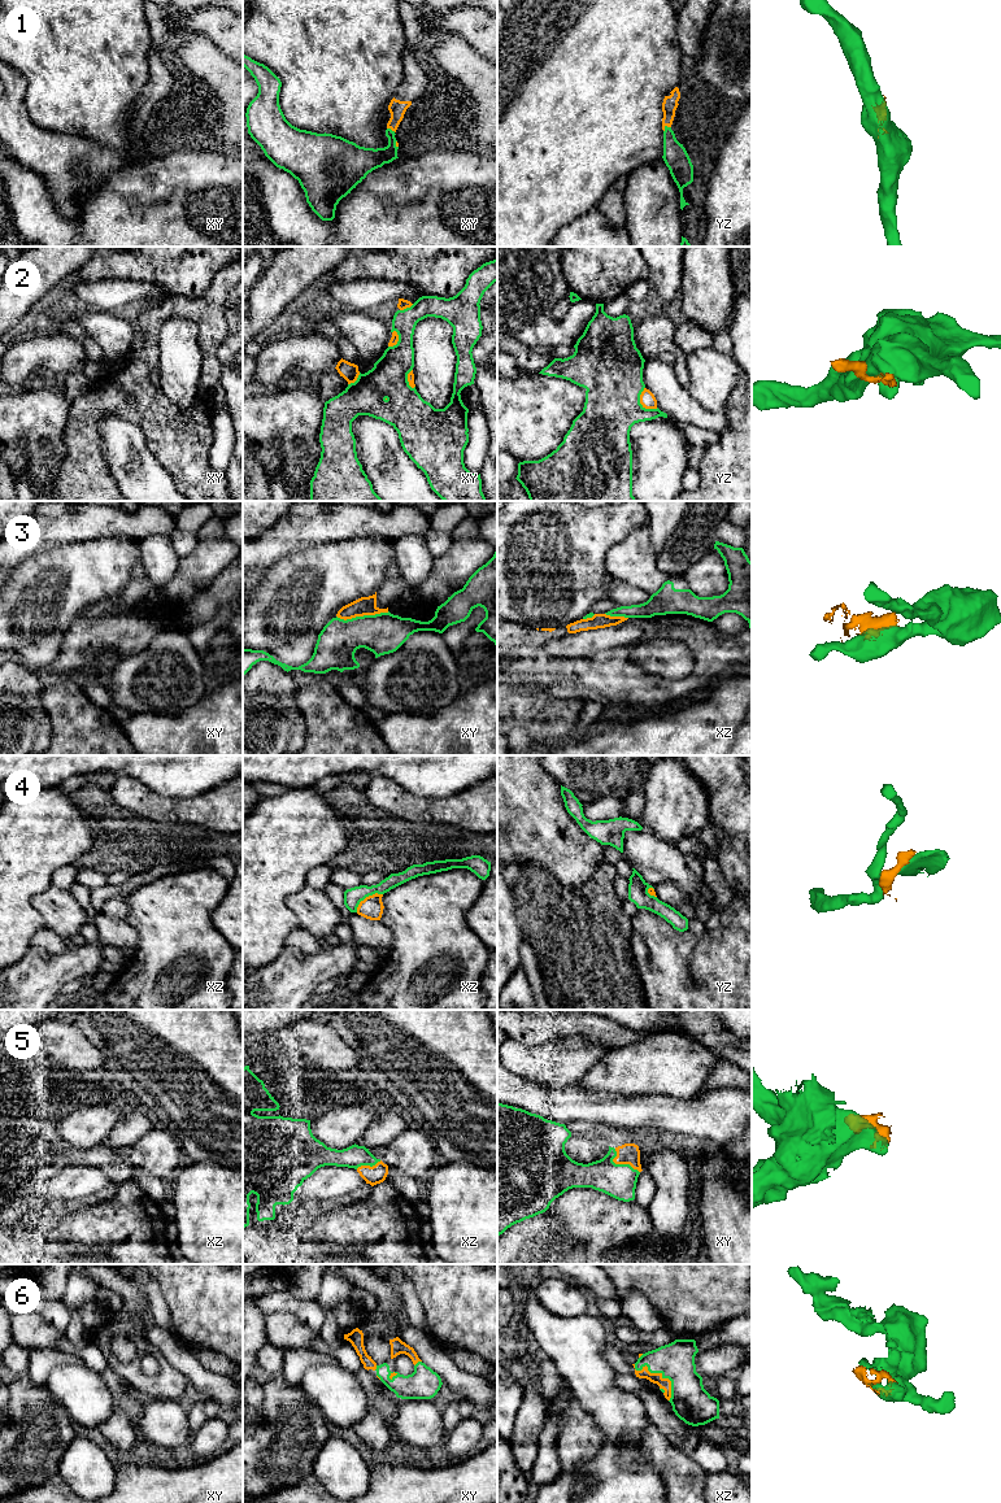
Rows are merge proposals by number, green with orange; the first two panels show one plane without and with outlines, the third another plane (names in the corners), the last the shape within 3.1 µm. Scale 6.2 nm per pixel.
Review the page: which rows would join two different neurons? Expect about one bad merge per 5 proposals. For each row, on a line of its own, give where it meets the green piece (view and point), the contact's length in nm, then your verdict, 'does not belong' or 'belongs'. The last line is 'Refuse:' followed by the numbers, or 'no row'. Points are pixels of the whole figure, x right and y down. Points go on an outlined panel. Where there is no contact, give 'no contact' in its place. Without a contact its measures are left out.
1: yz (665, 127) | 60 nm | belongs
2: yz (639, 403) | 160 nm | does not belong
3: xy (364, 615) | 320 nm | belongs
4: xz (366, 896) | 200 nm | does not belong
5: xy (621, 1164) | 220 nm | belongs
6: xz (660, 1372) | 320 nm | belongs
Refuse: 2, 4

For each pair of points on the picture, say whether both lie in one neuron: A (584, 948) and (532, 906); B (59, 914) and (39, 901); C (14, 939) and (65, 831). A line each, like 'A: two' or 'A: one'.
A: one
B: one
C: one

